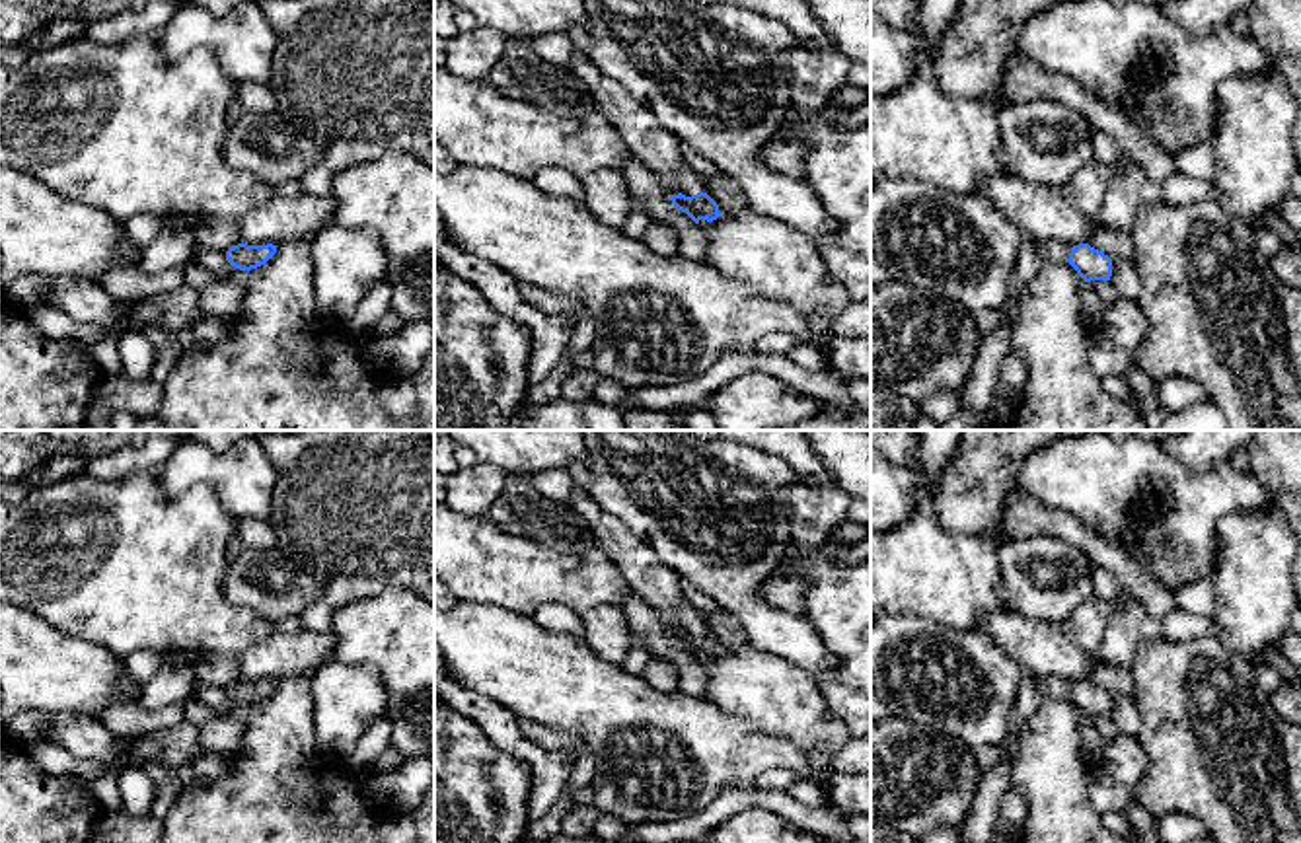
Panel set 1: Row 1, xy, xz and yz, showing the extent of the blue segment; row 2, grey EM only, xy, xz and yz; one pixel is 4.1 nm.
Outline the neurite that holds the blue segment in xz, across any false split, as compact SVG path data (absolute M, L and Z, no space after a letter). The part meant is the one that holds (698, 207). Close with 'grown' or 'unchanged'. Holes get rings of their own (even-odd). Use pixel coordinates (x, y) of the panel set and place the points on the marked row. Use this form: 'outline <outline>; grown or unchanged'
outline M580 51L573 53L571 70L590 90L600 111L670 193L672 204L695 224L721 216L719 204L705 193L703 179L693 173L682 154L680 140L647 111L625 88L606 78Z; grown

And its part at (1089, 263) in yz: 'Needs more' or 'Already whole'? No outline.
Needs more

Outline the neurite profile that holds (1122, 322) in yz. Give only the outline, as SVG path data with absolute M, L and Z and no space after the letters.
M1120 298L1108 304L1098 325L1112 341L1114 347L1135 352L1147 337L1147 321L1137 302Z

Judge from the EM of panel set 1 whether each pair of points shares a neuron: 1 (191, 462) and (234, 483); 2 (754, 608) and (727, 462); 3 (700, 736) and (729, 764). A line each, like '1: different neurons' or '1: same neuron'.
1: same neuron
2: same neuron
3: same neuron

